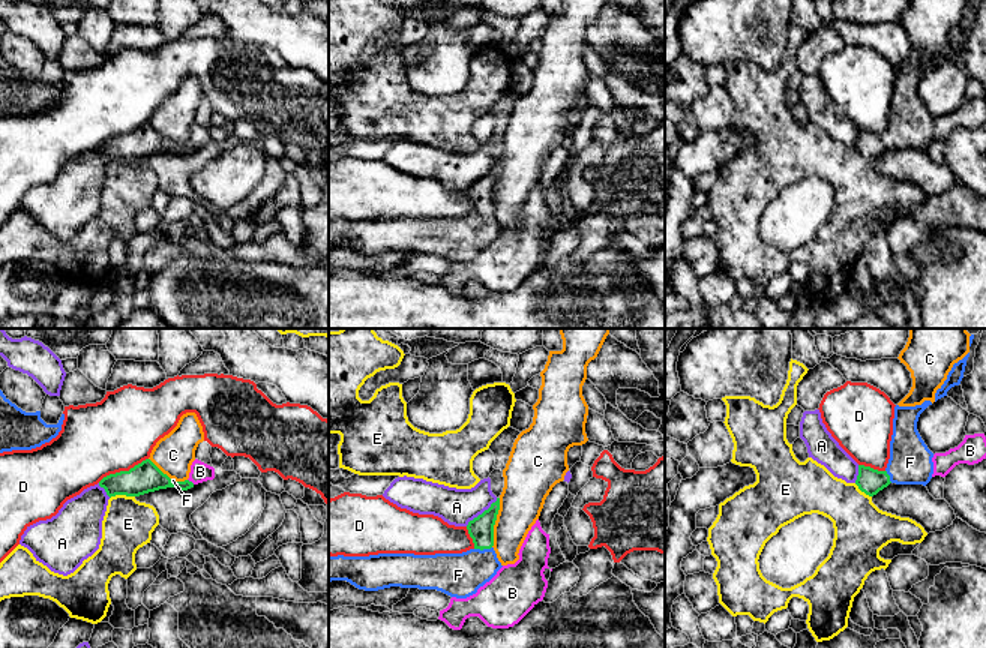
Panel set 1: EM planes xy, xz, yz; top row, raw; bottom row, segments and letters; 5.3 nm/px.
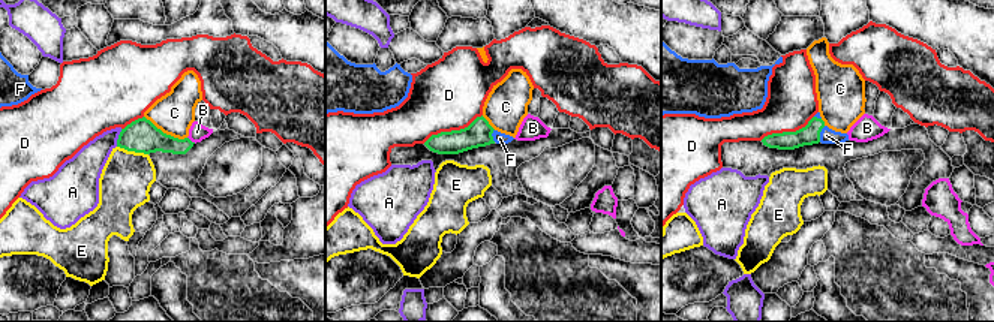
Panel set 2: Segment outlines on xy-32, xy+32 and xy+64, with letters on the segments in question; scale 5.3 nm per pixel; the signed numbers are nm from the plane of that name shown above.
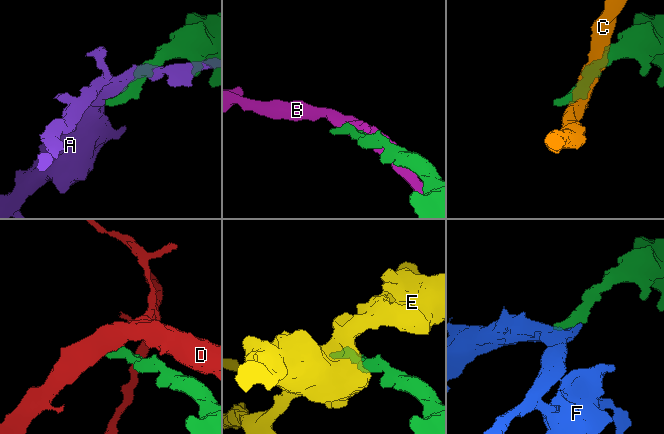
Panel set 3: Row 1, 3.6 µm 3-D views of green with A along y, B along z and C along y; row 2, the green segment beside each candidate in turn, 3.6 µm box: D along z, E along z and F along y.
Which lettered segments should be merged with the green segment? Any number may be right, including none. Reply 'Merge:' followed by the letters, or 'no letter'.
Merge: F

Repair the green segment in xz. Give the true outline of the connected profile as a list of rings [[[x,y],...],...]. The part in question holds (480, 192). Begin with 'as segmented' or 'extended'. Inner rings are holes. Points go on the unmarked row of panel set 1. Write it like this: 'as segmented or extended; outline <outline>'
extended; outline [[[500,162],[468,186],[474,212],[462,218],[378,218],[369,220],[330,220],[329,246],[347,244],[359,254],[390,250],[437,254],[467,262],[489,246],[503,231],[494,214],[494,189]]]

